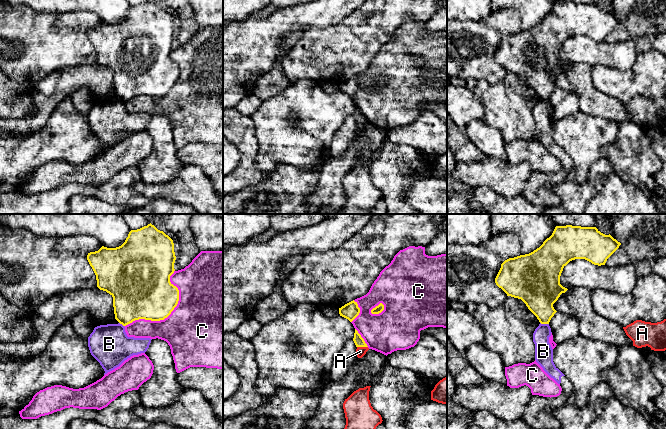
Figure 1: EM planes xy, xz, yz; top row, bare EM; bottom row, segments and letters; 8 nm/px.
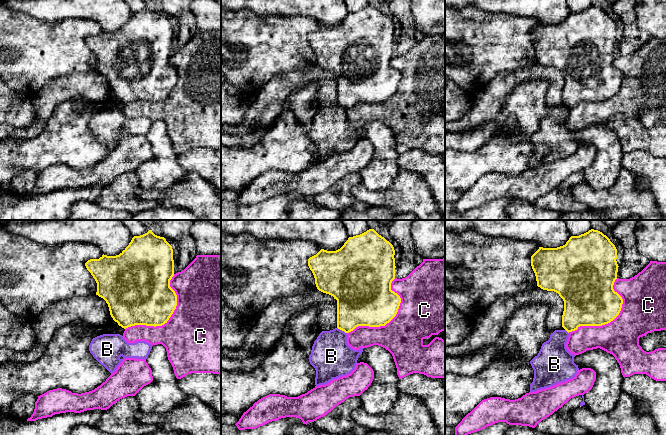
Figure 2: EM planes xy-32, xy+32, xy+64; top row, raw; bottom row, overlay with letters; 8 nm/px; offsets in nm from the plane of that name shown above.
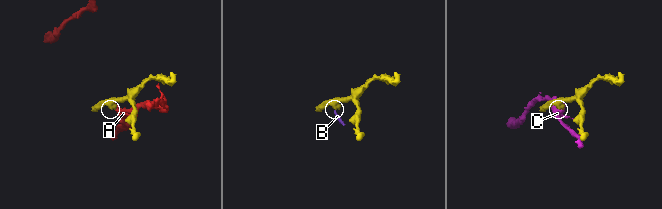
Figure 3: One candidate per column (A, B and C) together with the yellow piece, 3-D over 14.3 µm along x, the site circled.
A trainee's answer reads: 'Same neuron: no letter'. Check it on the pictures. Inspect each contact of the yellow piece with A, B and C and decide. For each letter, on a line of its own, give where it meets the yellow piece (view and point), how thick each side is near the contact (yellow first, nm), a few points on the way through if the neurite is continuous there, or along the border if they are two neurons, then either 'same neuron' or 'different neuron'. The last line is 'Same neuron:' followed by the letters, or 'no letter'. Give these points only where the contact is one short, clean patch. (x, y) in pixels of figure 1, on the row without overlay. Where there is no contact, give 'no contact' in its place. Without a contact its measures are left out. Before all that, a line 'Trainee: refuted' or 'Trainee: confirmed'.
Trainee: confirmed
A: xz (362, 122) | 80/80 nm | along xz (357, 122), (367, 123) | different neuron
B: yz (544, 99) | 280/140 nm | along yz (540, 98), (548, 100) | different neuron
C: xy (168, 91) | 420/480 nm | different neuron
Same neuron: no letter

